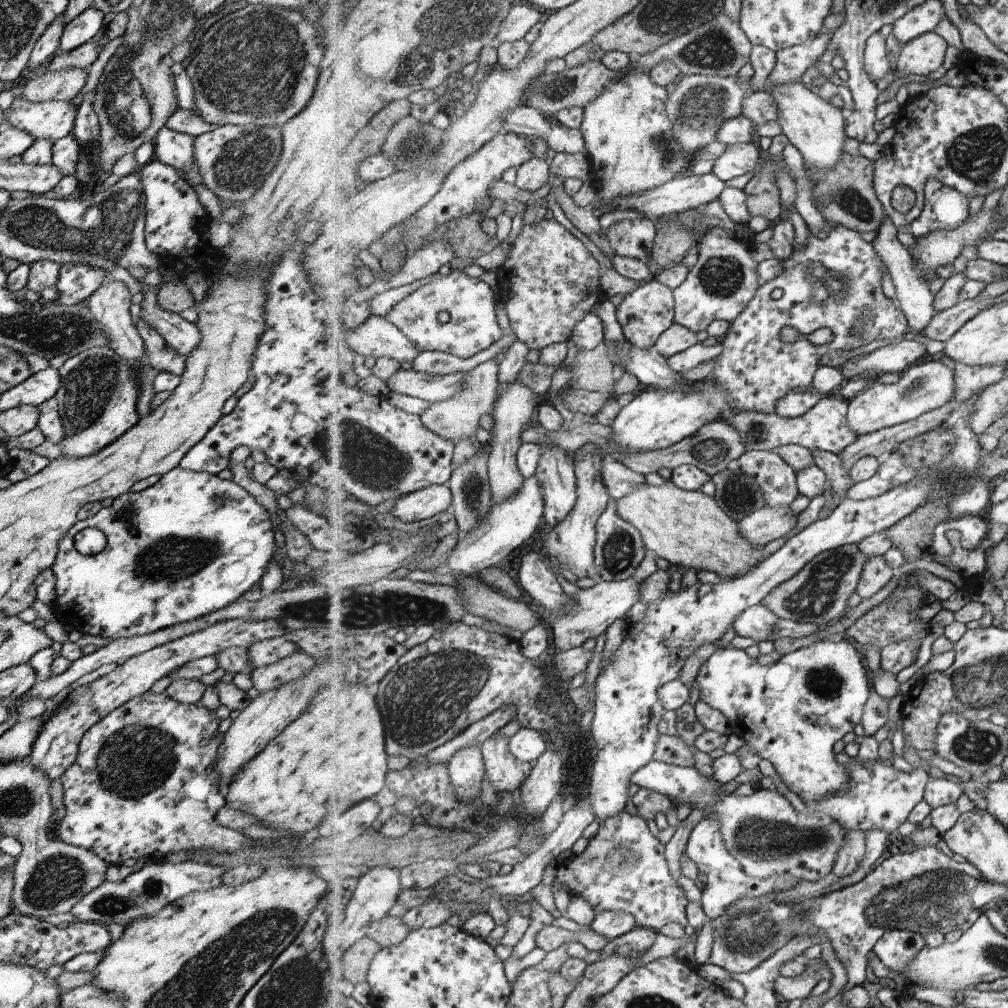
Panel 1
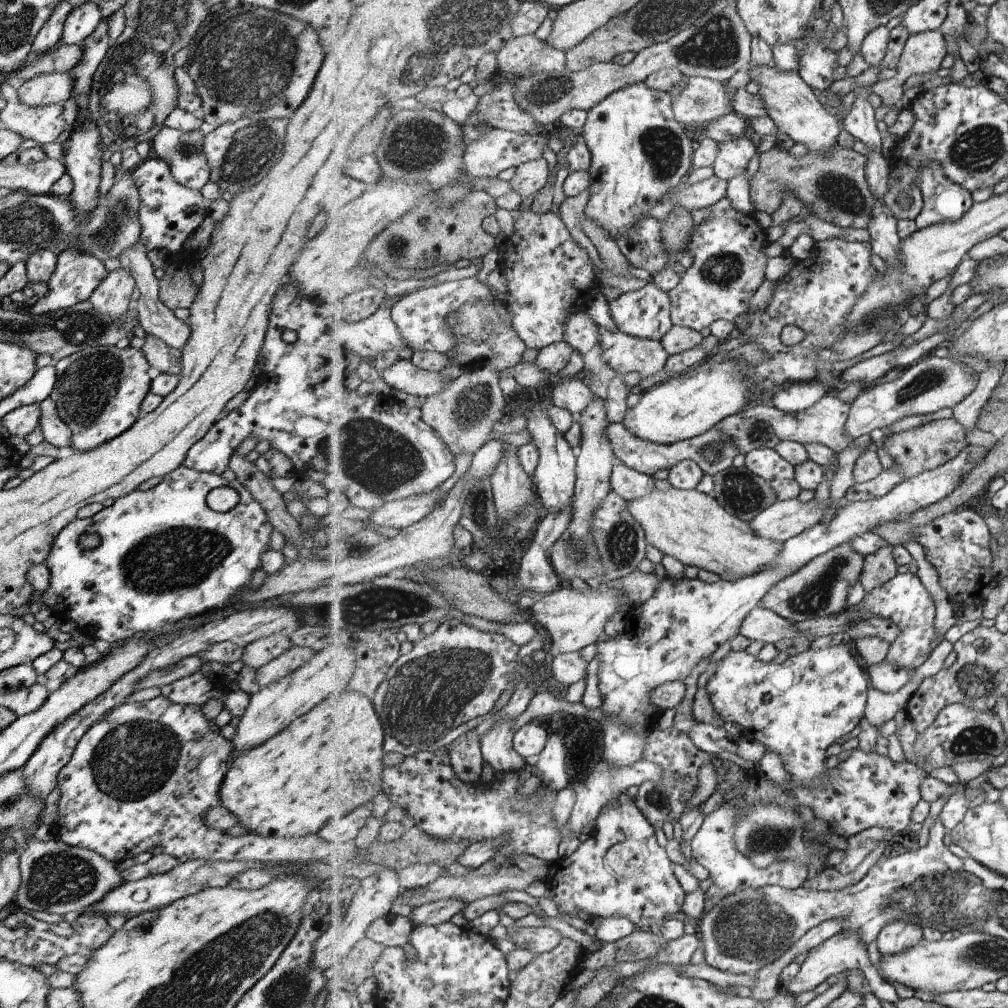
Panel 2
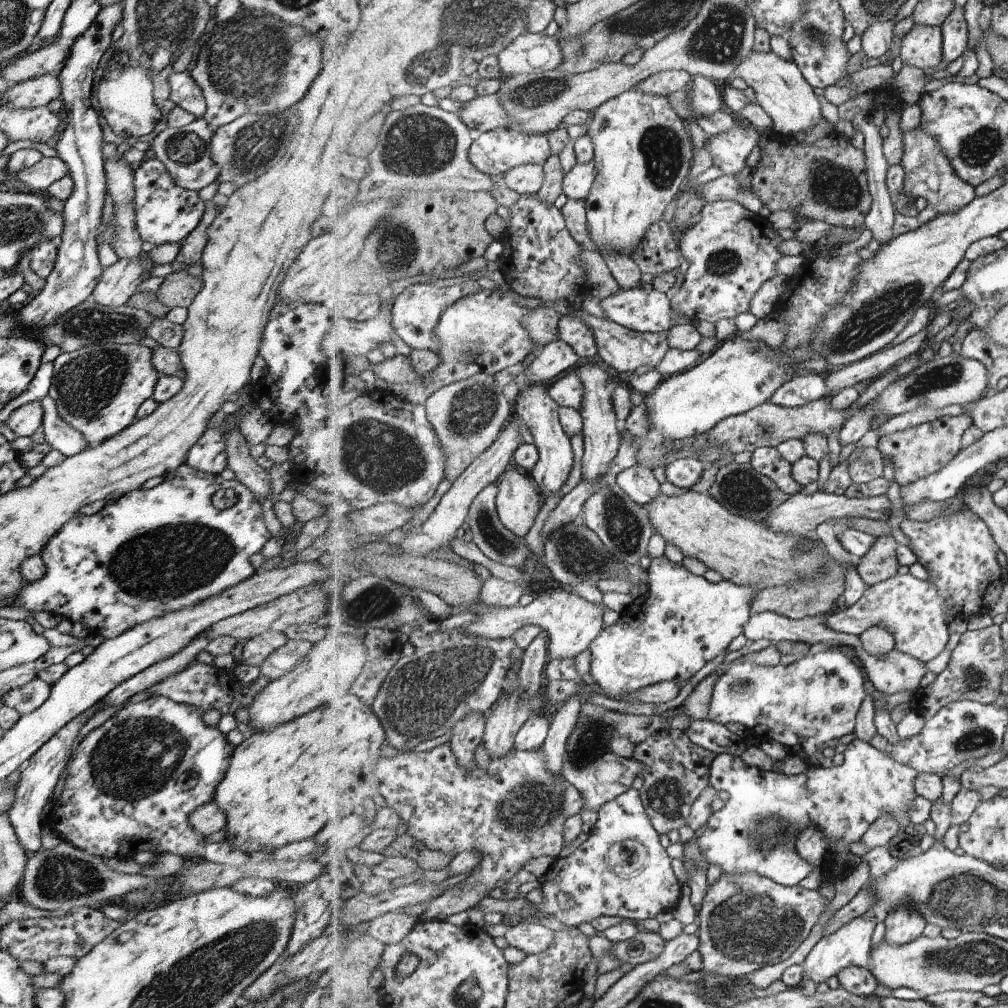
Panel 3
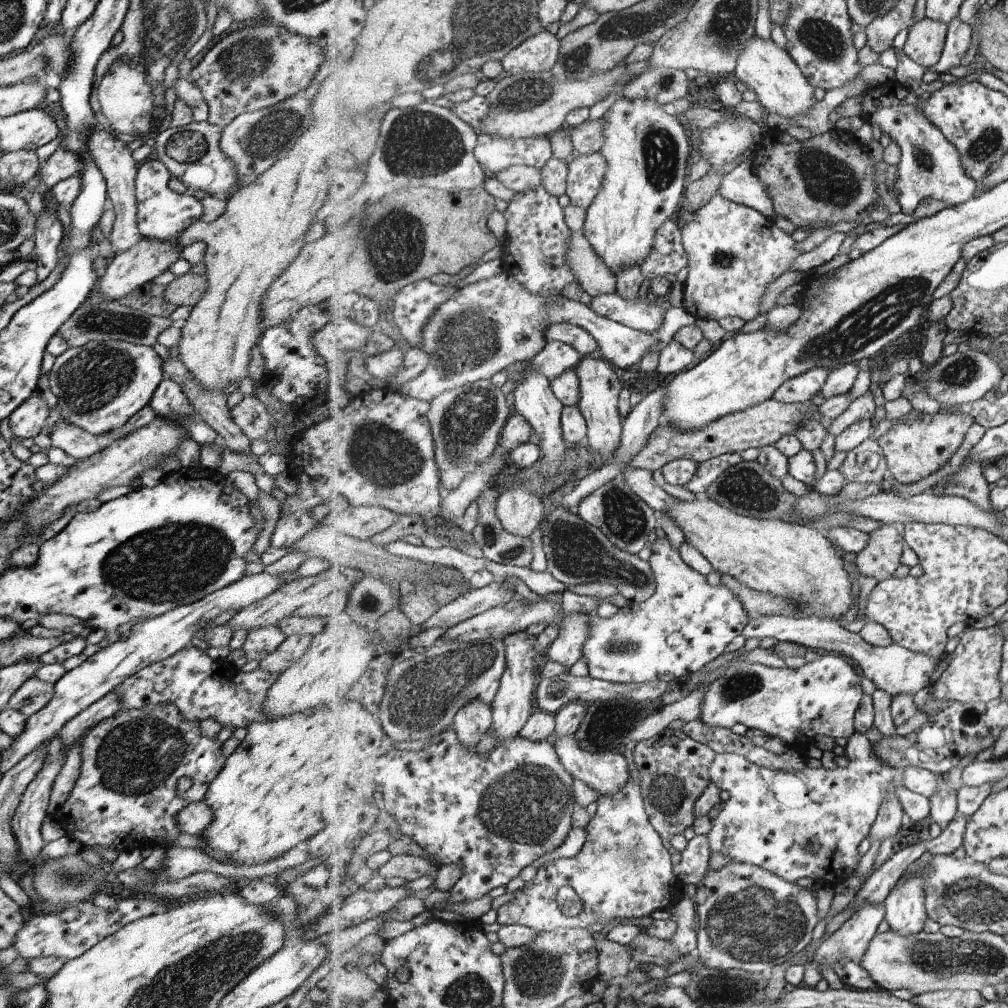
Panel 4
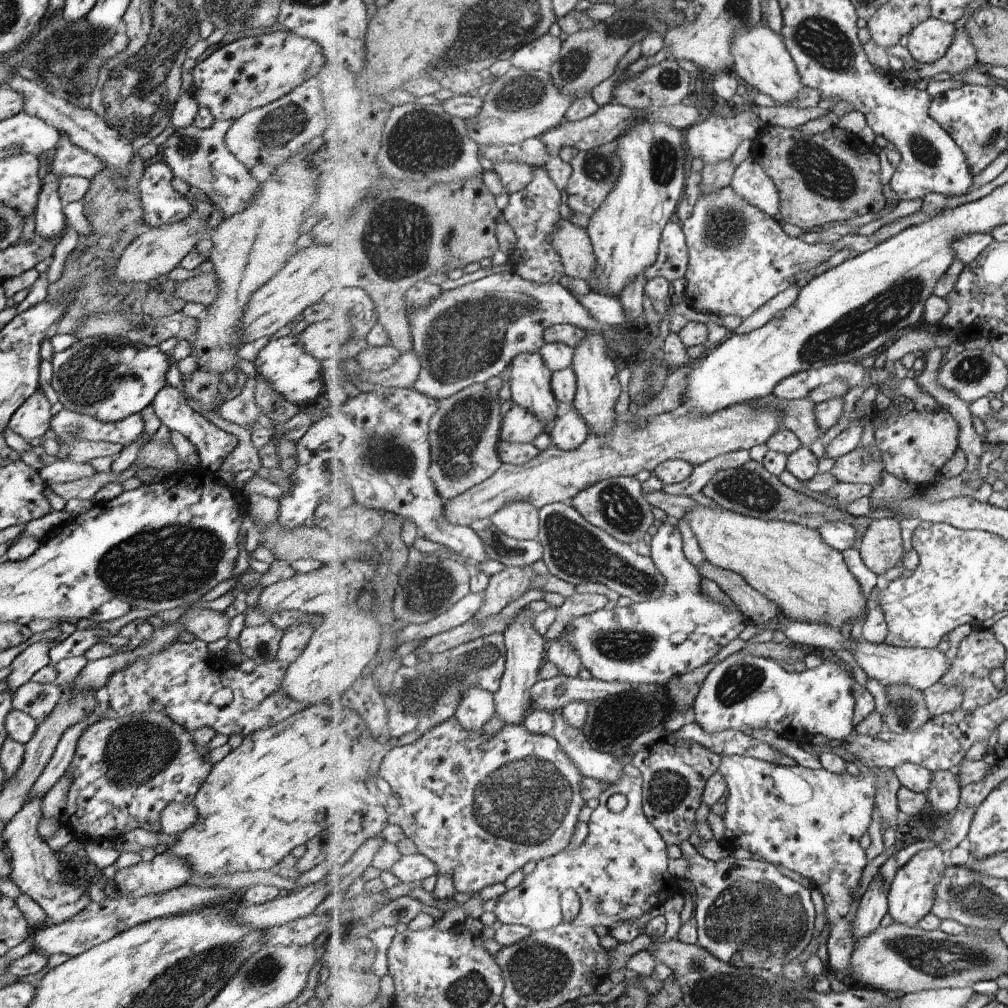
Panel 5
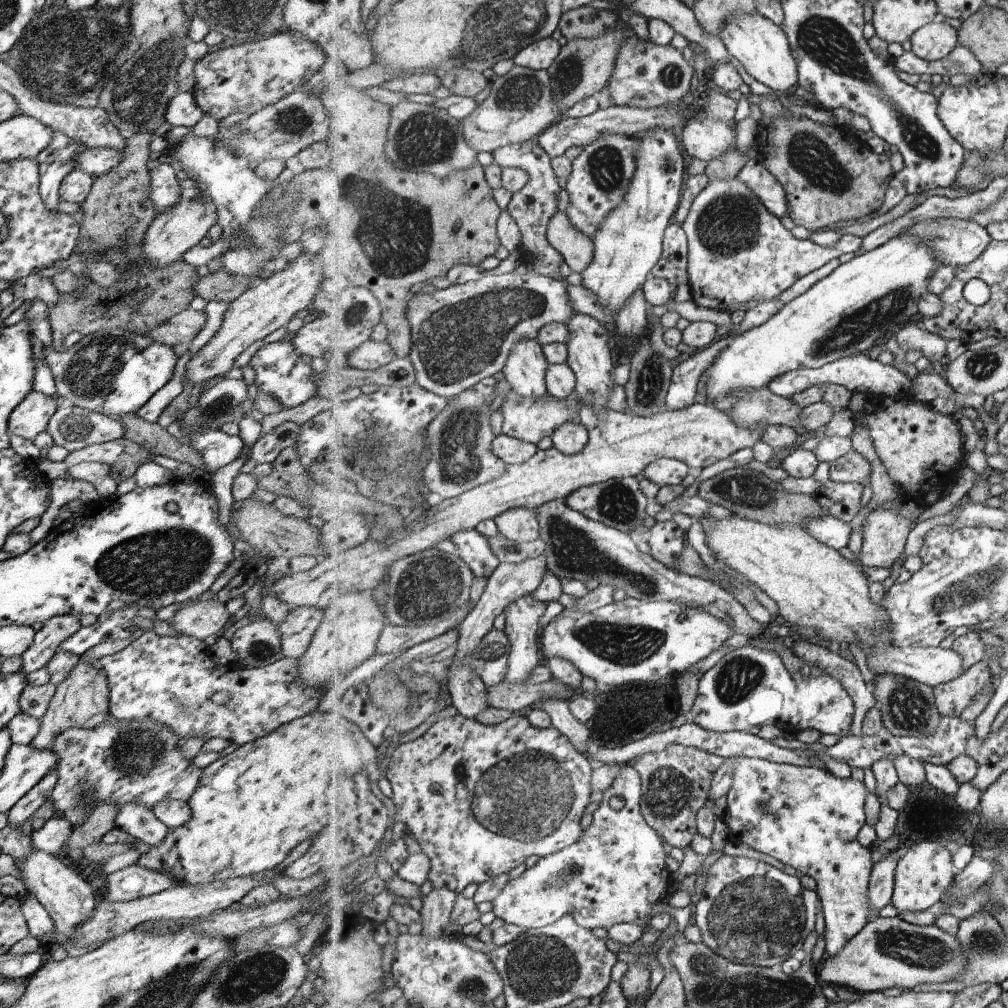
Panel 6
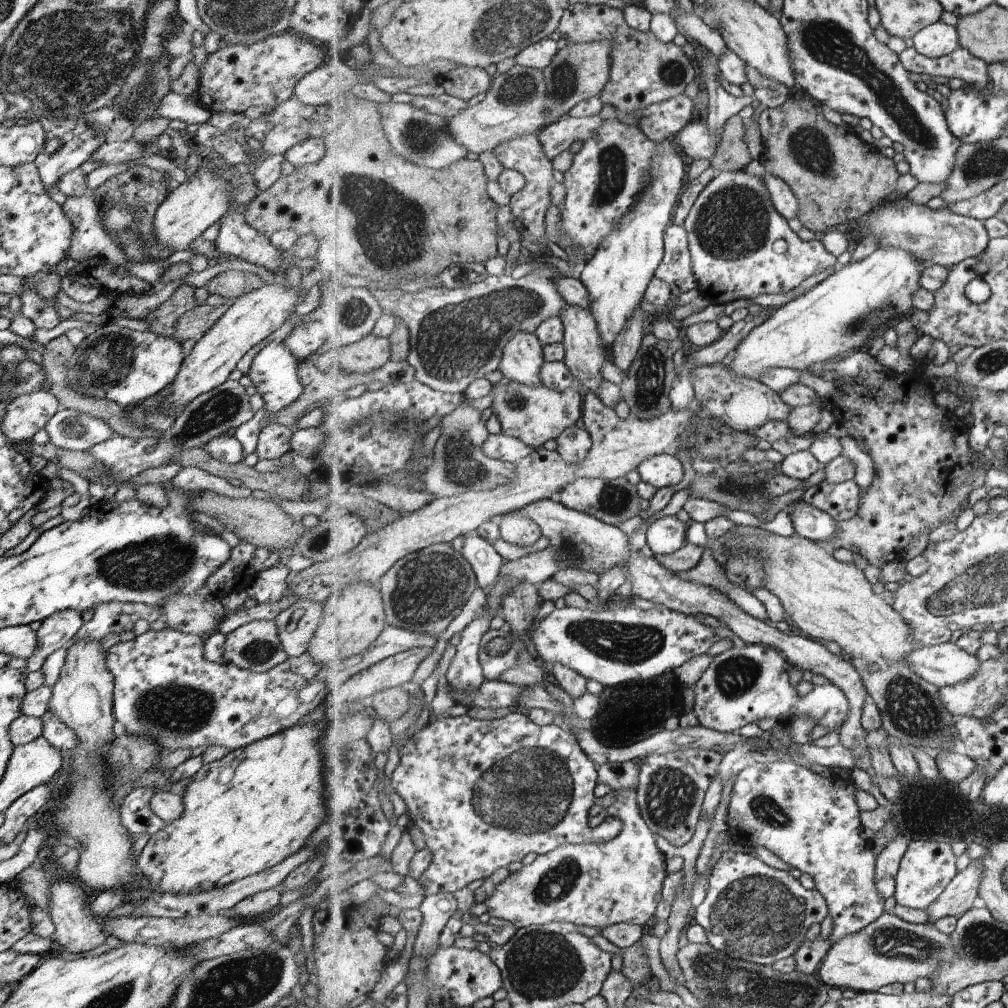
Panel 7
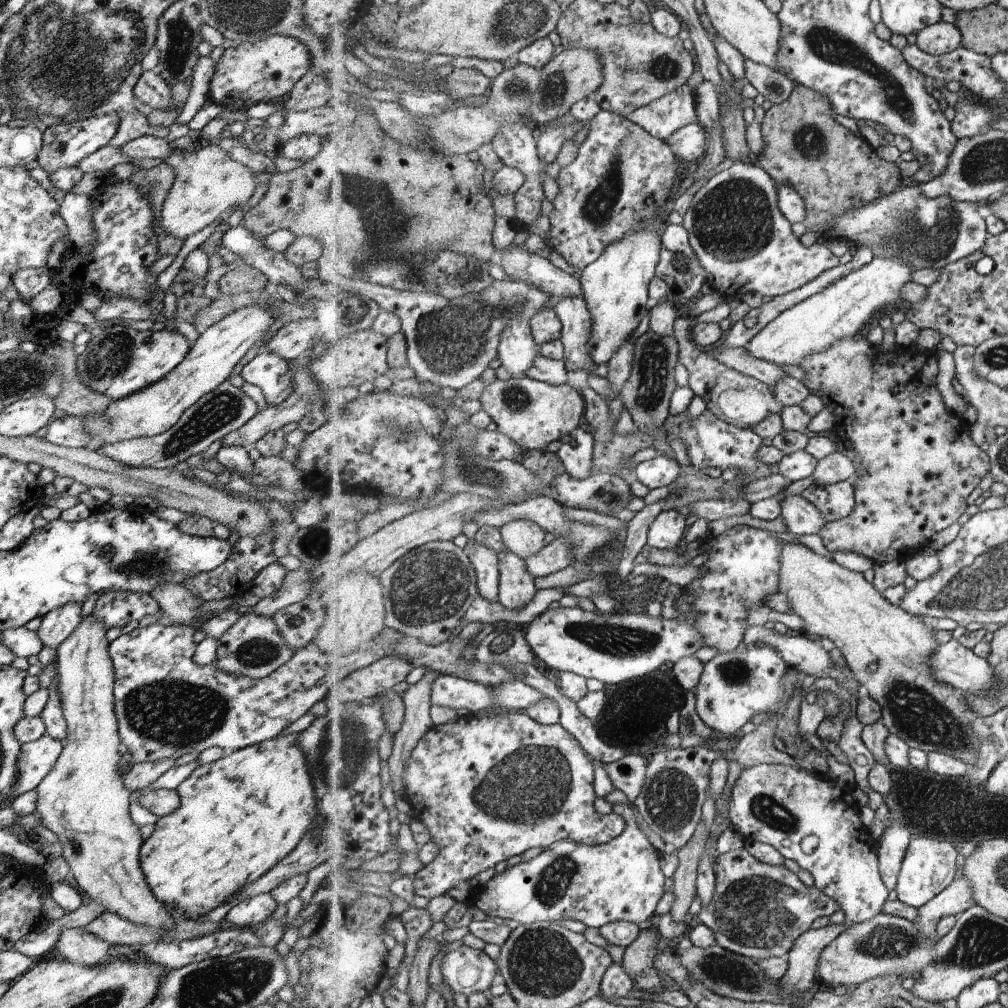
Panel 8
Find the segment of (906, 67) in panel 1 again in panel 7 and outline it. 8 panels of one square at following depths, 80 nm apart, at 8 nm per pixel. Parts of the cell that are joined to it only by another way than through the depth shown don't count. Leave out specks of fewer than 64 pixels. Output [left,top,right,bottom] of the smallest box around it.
[913,21,960,58]

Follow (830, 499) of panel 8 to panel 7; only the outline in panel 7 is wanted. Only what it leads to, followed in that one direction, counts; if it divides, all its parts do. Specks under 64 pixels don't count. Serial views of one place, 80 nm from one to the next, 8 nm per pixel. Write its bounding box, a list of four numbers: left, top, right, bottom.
[803,480,862,523]

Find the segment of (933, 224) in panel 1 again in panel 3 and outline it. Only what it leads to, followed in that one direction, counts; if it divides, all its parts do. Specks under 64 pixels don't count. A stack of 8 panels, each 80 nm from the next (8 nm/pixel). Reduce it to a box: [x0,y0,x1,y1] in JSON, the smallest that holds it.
[899,125,977,224]

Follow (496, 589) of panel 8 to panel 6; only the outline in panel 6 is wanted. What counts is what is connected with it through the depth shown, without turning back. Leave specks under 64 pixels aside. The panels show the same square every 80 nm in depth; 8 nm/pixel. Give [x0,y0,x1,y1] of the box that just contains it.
[449,530,500,580]

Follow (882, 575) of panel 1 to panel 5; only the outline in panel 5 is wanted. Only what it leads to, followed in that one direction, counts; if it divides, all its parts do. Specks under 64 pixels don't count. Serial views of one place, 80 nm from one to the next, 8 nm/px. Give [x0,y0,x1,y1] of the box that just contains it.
[859,517,906,575]

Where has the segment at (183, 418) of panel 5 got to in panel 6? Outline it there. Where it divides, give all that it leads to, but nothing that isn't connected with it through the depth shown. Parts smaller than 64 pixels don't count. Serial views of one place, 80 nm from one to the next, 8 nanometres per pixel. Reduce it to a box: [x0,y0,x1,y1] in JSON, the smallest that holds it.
[189,429,242,473]

